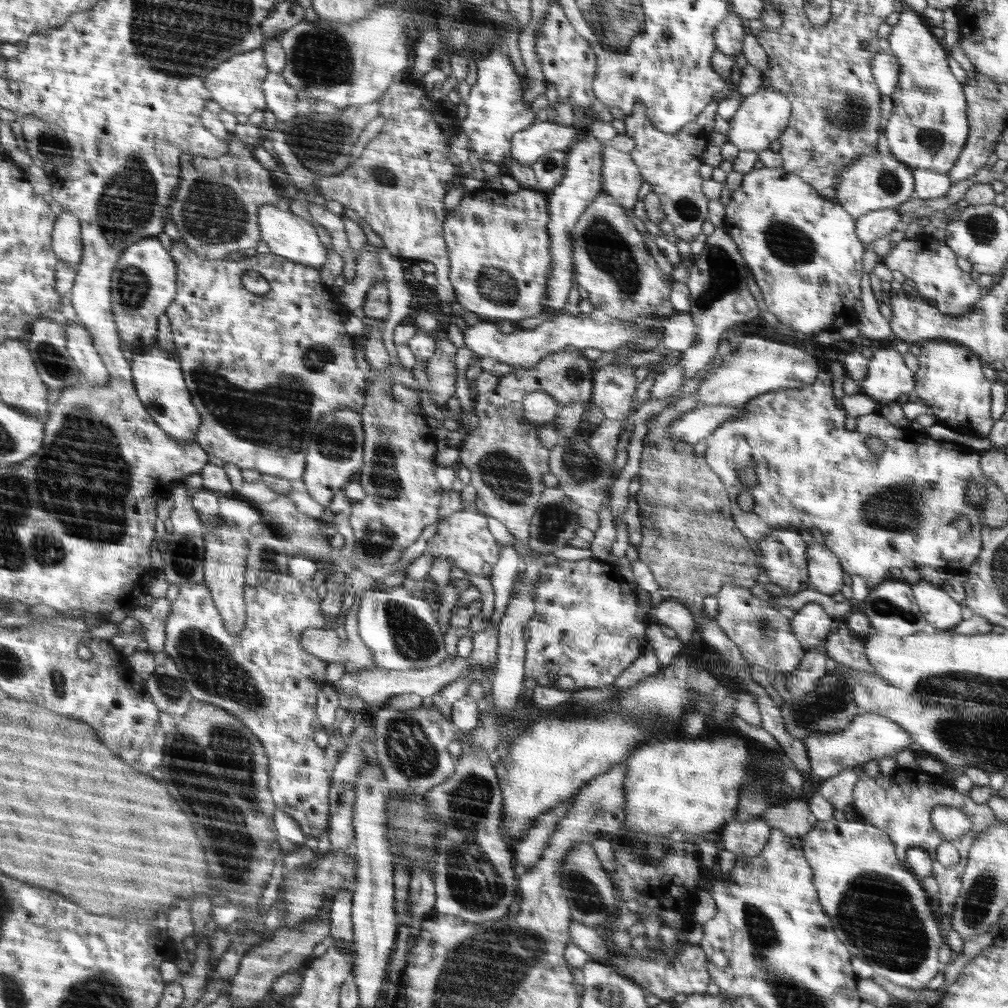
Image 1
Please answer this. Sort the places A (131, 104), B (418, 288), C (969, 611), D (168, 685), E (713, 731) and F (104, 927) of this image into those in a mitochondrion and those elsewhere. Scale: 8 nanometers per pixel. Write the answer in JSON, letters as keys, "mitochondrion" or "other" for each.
{"A":"other","B":"other","C":"other","D":"mitochondrion","E":"other","F":"other"}

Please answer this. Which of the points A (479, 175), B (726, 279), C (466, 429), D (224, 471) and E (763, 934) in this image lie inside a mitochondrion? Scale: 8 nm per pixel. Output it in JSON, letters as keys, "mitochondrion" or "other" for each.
{"A":"other","B":"mitochondrion","C":"other","D":"other","E":"mitochondrion"}

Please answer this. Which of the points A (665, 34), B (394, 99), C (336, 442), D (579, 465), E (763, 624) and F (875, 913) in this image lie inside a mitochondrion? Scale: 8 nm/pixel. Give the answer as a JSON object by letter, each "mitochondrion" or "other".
{"A":"mitochondrion","B":"other","C":"mitochondrion","D":"mitochondrion","E":"mitochondrion","F":"mitochondrion"}

